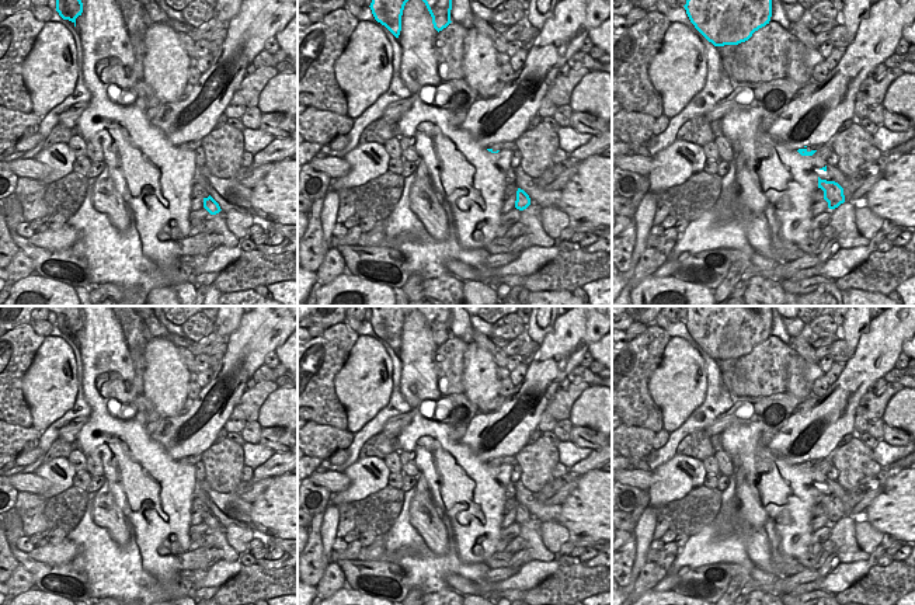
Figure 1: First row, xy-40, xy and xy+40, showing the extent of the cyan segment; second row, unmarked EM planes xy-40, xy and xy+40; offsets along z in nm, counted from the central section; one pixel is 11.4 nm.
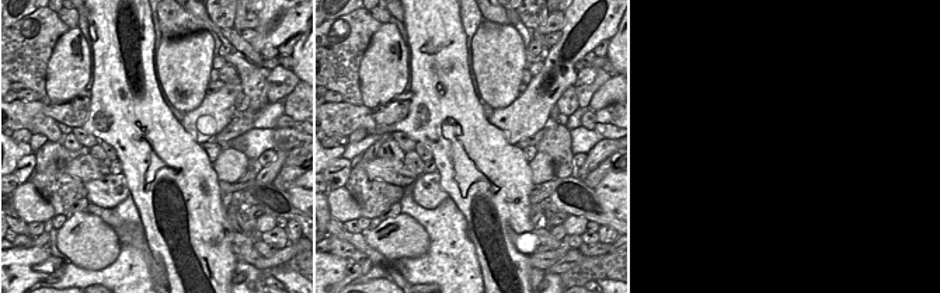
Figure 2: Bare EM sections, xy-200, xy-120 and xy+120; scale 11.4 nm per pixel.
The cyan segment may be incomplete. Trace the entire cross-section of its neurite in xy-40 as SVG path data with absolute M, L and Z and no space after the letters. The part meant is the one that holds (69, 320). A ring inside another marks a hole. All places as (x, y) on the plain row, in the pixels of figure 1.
M46 306L56 314L56 326L63 334L69 334L76 341L76 333L83 327L83 317L76 306Z

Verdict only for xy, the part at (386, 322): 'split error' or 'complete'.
complete

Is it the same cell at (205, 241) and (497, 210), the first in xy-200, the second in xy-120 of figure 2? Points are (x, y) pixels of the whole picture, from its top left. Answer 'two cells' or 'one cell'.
one cell

